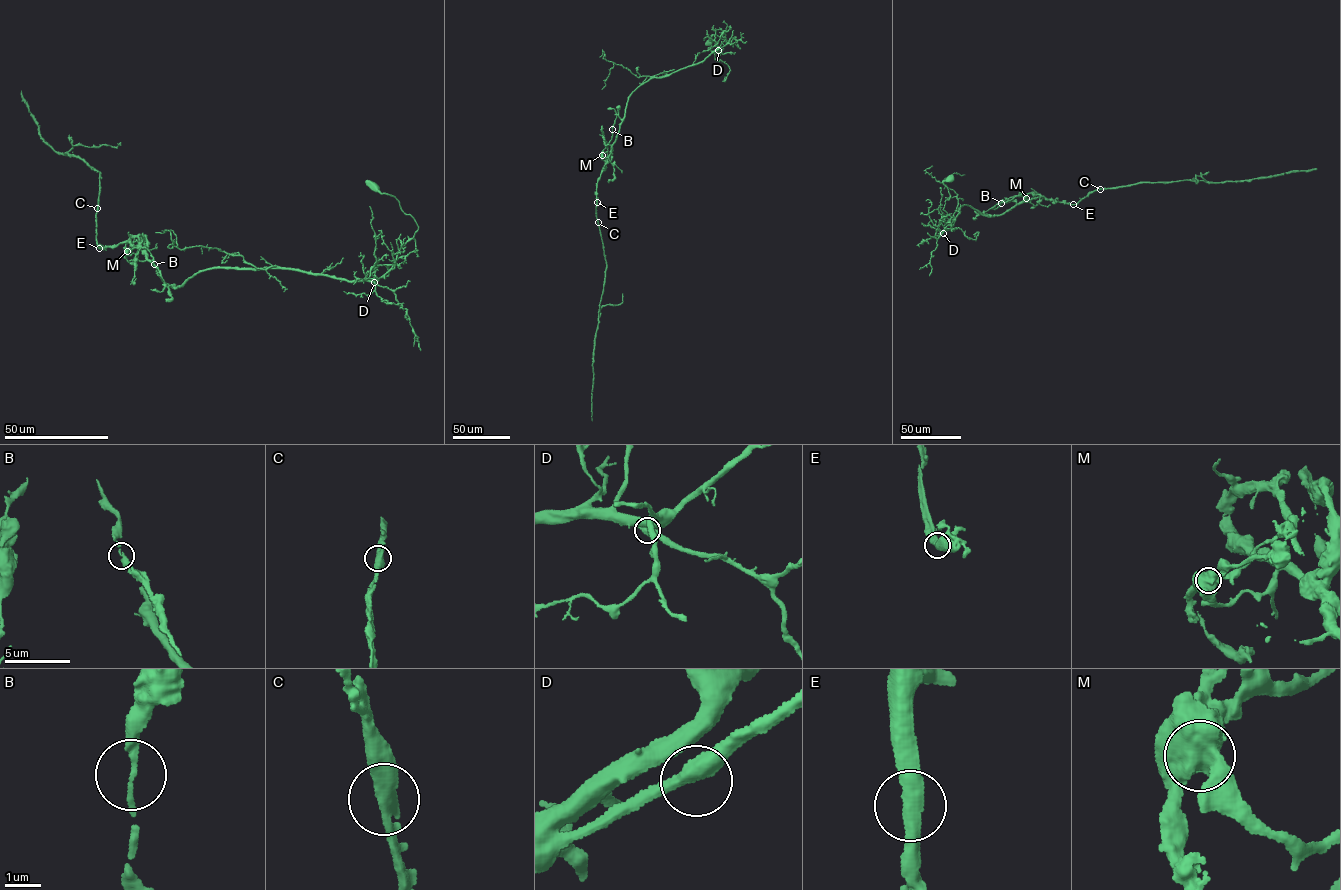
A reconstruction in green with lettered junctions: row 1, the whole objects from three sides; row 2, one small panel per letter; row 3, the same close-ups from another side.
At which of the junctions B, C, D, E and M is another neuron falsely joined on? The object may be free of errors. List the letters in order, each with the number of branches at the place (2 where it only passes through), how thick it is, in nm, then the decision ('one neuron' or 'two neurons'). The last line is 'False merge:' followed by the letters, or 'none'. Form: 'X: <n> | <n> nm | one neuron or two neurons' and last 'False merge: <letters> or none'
B: 1 | 240 nm | one neuron
C: 2 | 480 nm | one neuron
D: 2 | 440 nm | one neuron
E: 2 | 360 nm | one neuron
M: 1 | 1250 nm | two neurons
False merge: M

